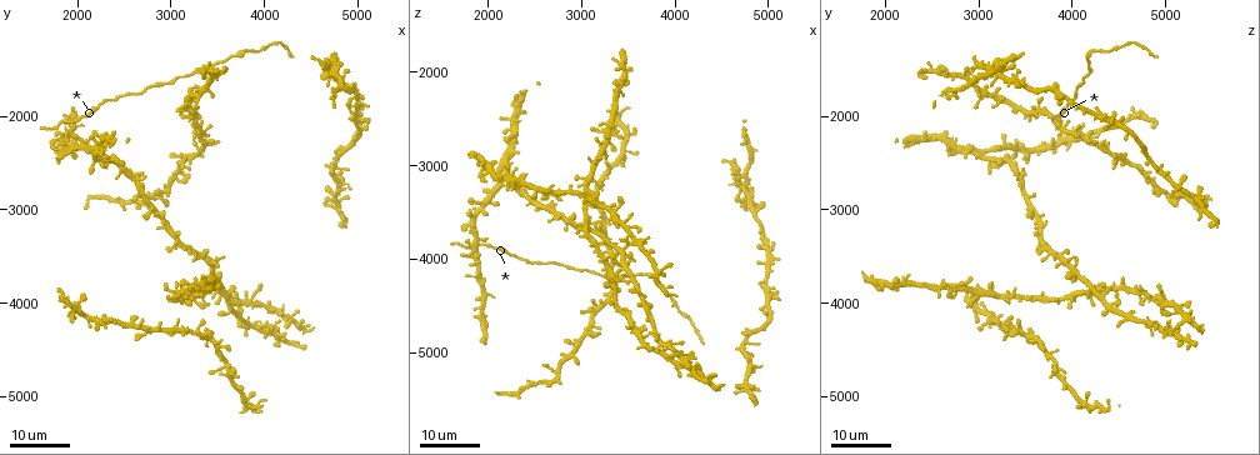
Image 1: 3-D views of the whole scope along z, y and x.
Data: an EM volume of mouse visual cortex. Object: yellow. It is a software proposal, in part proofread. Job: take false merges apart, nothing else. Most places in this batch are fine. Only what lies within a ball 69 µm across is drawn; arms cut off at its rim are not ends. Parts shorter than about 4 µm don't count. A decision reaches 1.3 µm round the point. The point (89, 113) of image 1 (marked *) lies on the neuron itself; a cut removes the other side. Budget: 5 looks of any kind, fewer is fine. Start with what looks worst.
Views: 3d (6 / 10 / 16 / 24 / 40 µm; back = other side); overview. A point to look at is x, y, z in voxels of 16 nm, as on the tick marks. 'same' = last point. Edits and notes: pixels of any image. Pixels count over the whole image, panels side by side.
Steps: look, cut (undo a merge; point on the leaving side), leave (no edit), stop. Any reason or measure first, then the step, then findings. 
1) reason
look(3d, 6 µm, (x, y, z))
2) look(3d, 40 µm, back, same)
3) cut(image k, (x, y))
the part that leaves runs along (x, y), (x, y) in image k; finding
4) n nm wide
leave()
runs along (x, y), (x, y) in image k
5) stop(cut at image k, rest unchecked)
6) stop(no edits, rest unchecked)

thick turns thin
look(3d, 16 µm, (3400, 3900, 4150))

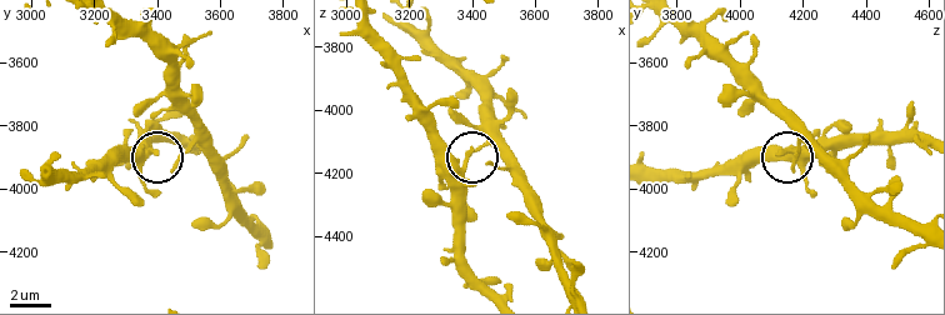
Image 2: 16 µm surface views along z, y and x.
closer look
look(3d, 10 µm, (3390, 3880, 4140))

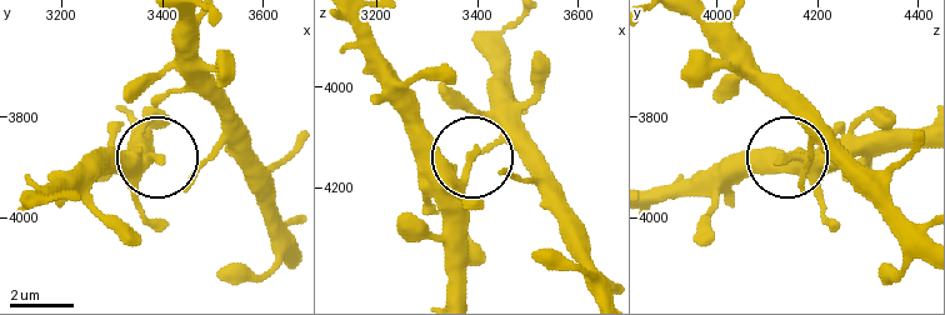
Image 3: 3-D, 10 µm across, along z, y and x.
leave()
one neuron here

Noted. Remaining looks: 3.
looks like a crossing
look(3d, 24 µm, (3500, 1550, 2800))

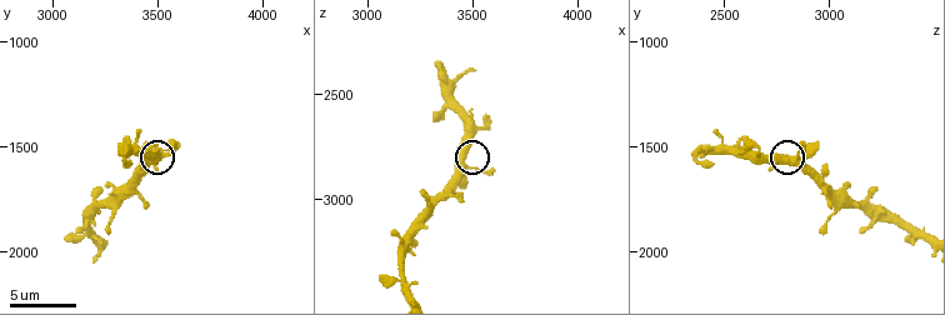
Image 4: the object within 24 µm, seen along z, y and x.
zoom in
look(3d, 6 µm, (3460, 1550, 2830))

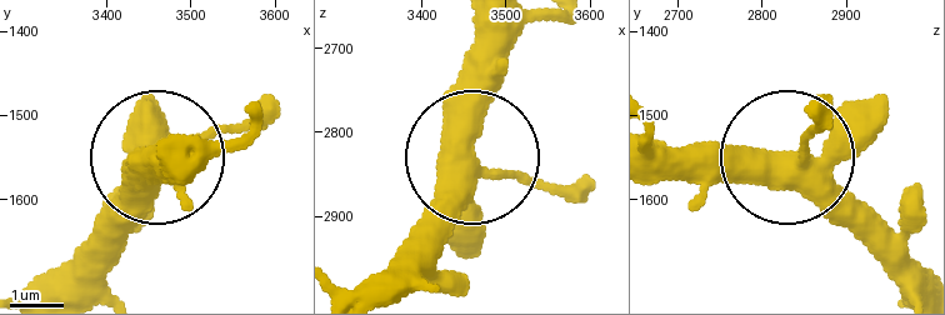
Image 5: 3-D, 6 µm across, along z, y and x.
look(3d, 6 µm, back, (3460, 1565, 2840))

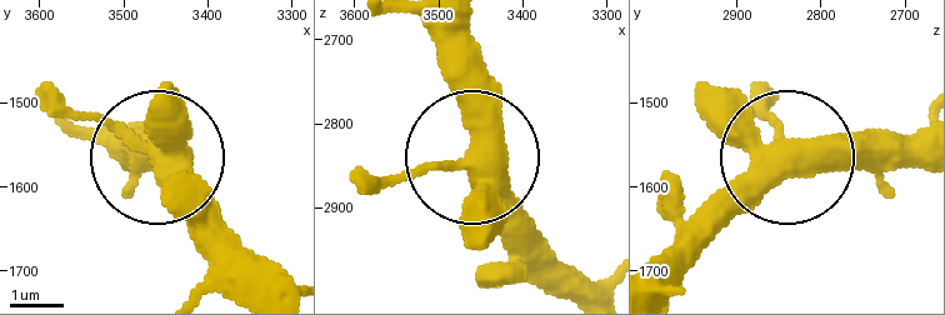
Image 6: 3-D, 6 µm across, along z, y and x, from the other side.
430 nm wide
leave()
all the same neuron

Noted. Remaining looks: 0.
stop(no edits, rest unchecked)

